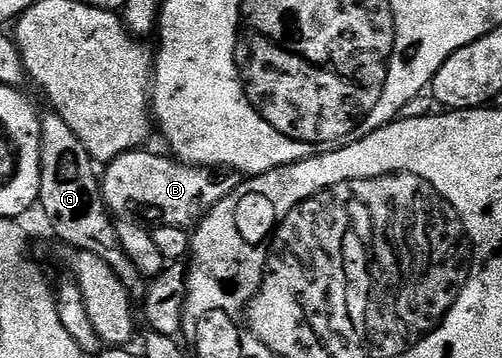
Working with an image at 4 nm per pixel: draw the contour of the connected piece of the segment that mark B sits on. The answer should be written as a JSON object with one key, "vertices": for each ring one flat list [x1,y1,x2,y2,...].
{"vertices":[[146,151,120,154,105,165,106,173,101,173,102,197,115,217,133,218,138,222,161,221,168,226,190,230,210,213,214,203,226,196,225,171,196,168,192,164,183,164,173,155,157,156,154,152]]}

